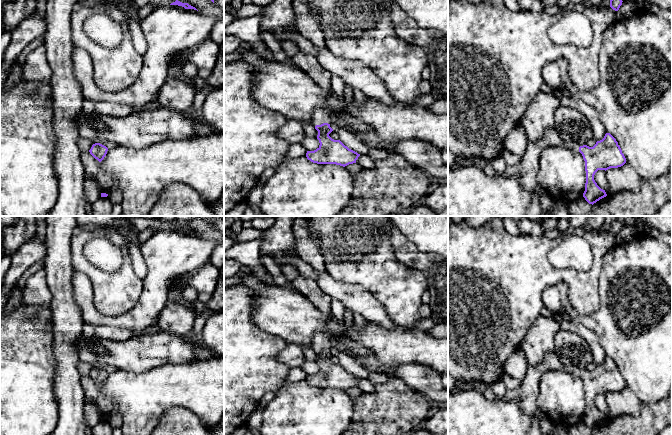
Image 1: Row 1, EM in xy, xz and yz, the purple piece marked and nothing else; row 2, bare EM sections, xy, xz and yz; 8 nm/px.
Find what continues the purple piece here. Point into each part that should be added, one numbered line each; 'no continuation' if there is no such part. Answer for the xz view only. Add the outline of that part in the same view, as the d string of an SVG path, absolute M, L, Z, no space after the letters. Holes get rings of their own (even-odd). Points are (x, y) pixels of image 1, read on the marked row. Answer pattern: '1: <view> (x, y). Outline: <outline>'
1: xz (320, 116). Outline: M316 109L313 112L312 125L321 125L323 123L331 124L331 120L328 118L327 112L323 109Z

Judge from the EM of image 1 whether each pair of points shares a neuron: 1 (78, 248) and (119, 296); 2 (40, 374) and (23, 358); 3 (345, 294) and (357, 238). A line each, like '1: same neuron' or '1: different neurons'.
1: same neuron
2: same neuron
3: different neurons

